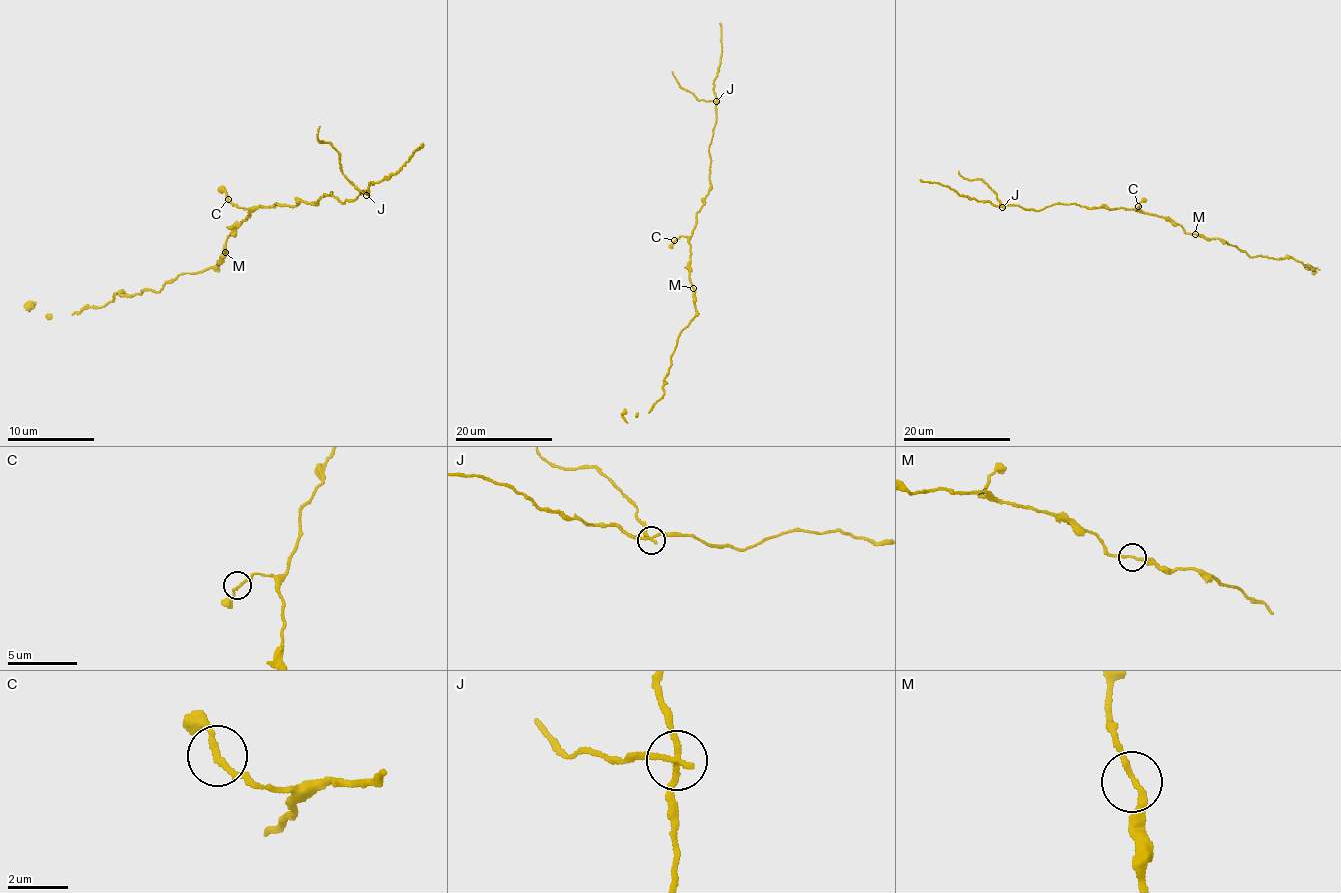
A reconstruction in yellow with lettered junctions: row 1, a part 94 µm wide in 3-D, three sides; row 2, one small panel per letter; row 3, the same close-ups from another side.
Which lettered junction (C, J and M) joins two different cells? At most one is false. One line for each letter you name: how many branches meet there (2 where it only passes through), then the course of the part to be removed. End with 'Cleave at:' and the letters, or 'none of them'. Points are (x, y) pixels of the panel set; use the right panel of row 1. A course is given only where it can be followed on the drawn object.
J: 3 | (1002, 207), (995, 192), (981, 179), (968, 179), (958, 170)
Cleave at: J

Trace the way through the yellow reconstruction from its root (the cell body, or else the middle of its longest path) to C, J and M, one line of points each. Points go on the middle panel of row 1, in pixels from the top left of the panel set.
C: (689, 241), (685, 236), (674, 240)
J: (689, 241), (696, 214), (710, 187), (708, 146), (716, 120), (716, 101)
M: (689, 241), (689, 276), (693, 288)

